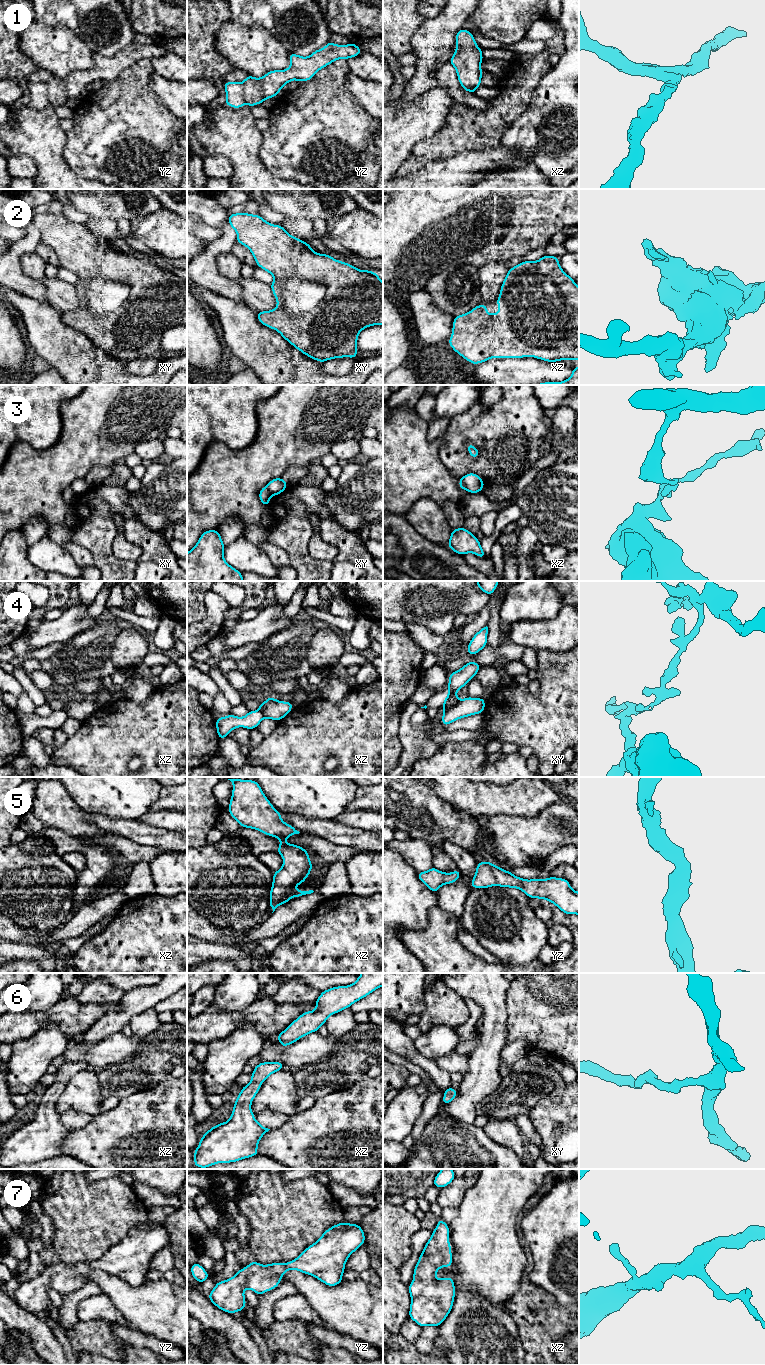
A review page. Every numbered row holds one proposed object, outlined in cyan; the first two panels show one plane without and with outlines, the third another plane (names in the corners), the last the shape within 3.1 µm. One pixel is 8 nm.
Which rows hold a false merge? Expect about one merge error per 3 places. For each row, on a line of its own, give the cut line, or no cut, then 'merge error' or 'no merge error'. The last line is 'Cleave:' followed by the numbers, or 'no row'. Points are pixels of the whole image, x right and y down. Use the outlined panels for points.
1: no cut; no merge error
2: no cut; no merge error
3: cut in xy along (265, 486), (272, 495); merge error
4: cut in xy along (459, 700), (445, 710); merge error
5: no cut; no merge error
6: no cut; no merge error
7: no cut; no merge error
Cleave: 3, 4

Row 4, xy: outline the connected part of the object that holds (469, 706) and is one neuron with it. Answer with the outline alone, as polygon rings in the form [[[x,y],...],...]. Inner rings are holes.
[[[468,696],[465,699],[459,700],[455,706],[443,711],[442,725],[447,726],[458,719],[483,713],[484,708],[485,699]]]

